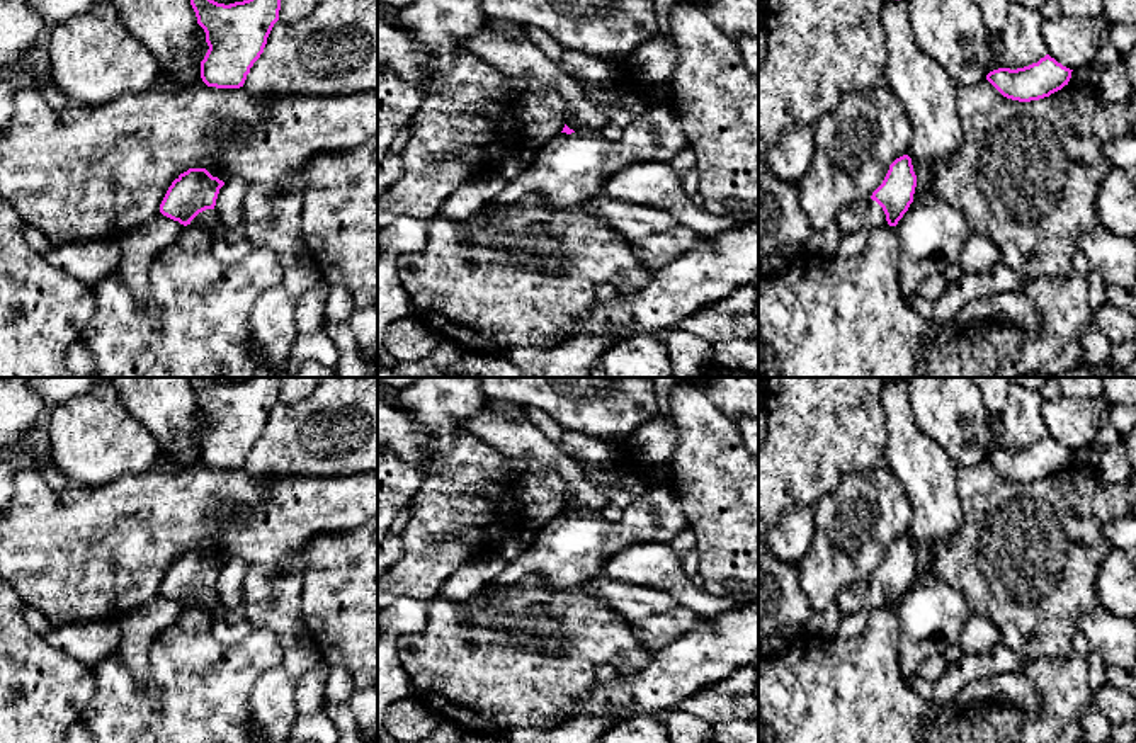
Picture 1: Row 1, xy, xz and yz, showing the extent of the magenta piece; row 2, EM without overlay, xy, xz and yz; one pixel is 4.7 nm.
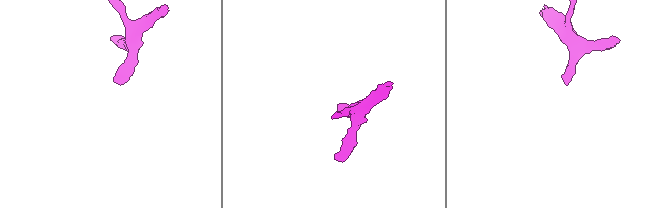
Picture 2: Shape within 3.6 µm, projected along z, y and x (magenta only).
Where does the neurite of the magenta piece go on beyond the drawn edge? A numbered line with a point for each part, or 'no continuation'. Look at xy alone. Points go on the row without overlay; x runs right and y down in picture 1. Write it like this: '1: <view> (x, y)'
1: xy (208, 601)

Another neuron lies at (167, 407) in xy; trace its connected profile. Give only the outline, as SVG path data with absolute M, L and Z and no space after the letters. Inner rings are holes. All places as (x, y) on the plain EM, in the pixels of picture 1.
M111 377L126 408L160 444L160 464L190 468L201 462L201 444L190 435L197 398L189 377Z

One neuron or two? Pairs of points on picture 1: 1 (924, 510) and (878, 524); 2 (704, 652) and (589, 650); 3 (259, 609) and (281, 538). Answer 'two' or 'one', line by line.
1: two
2: two
3: two

